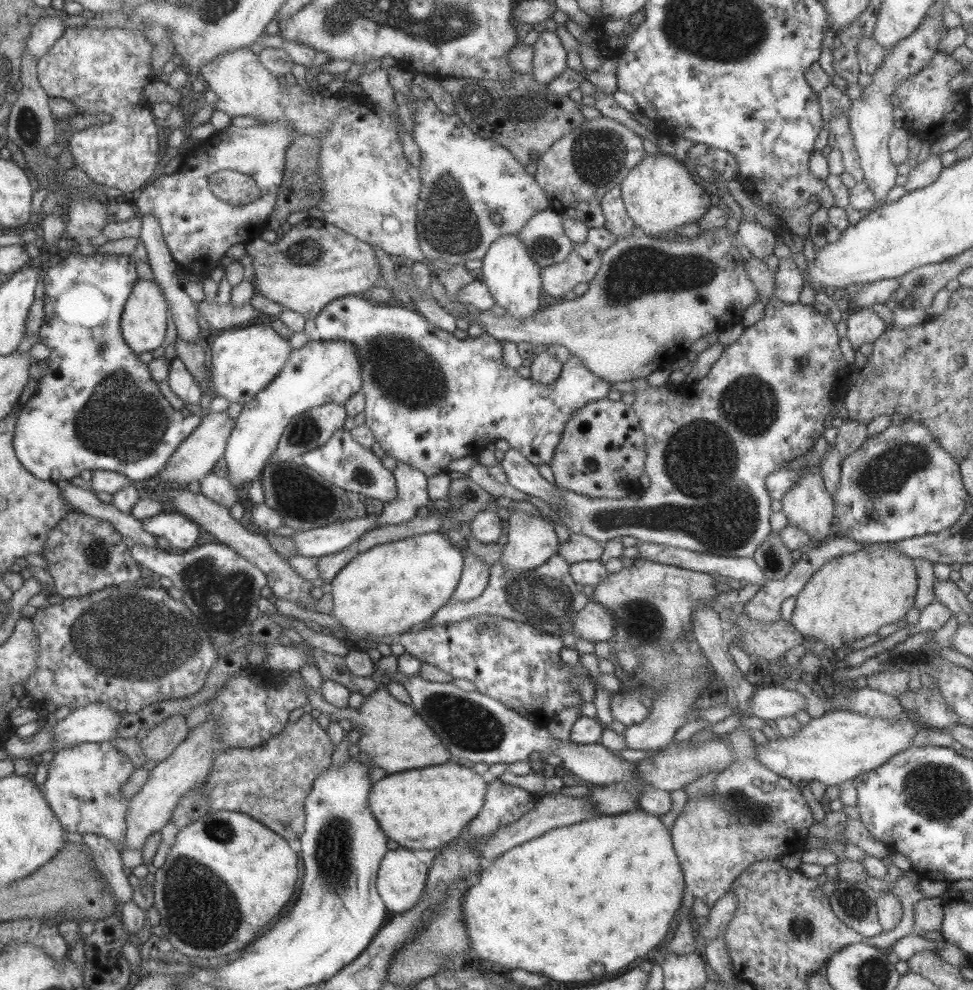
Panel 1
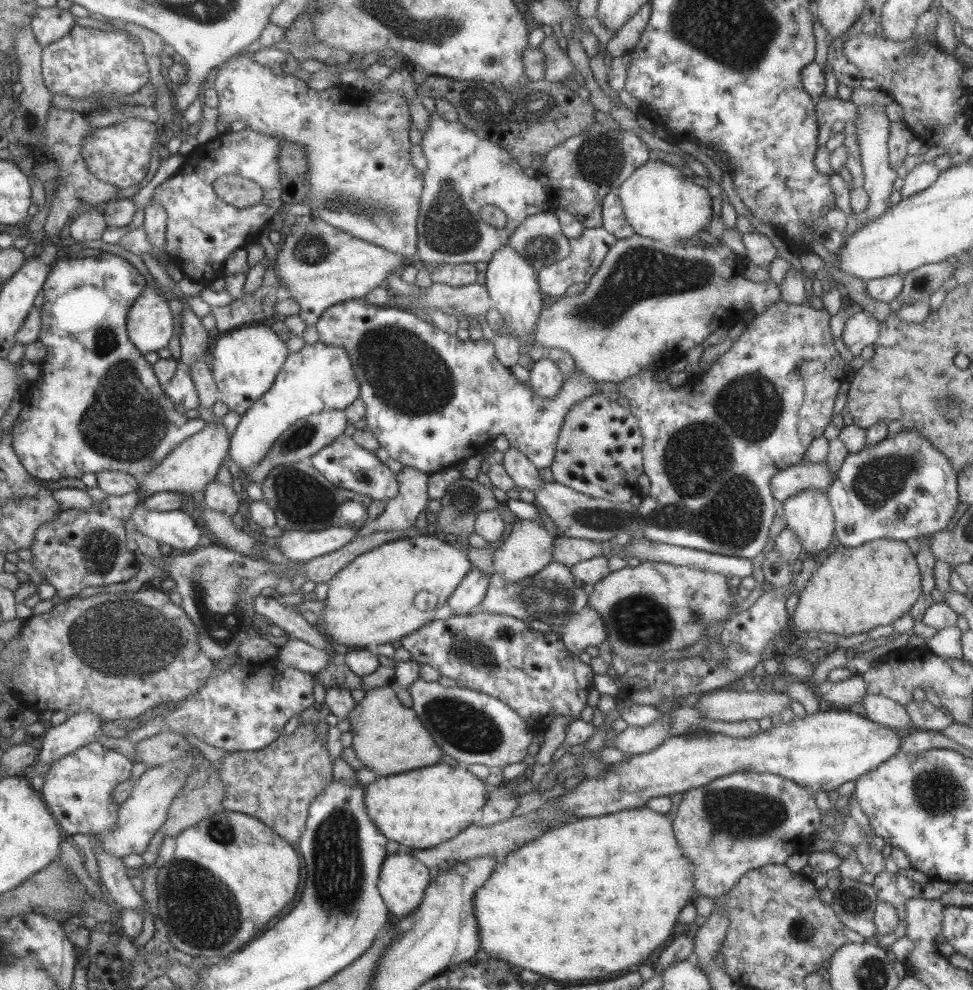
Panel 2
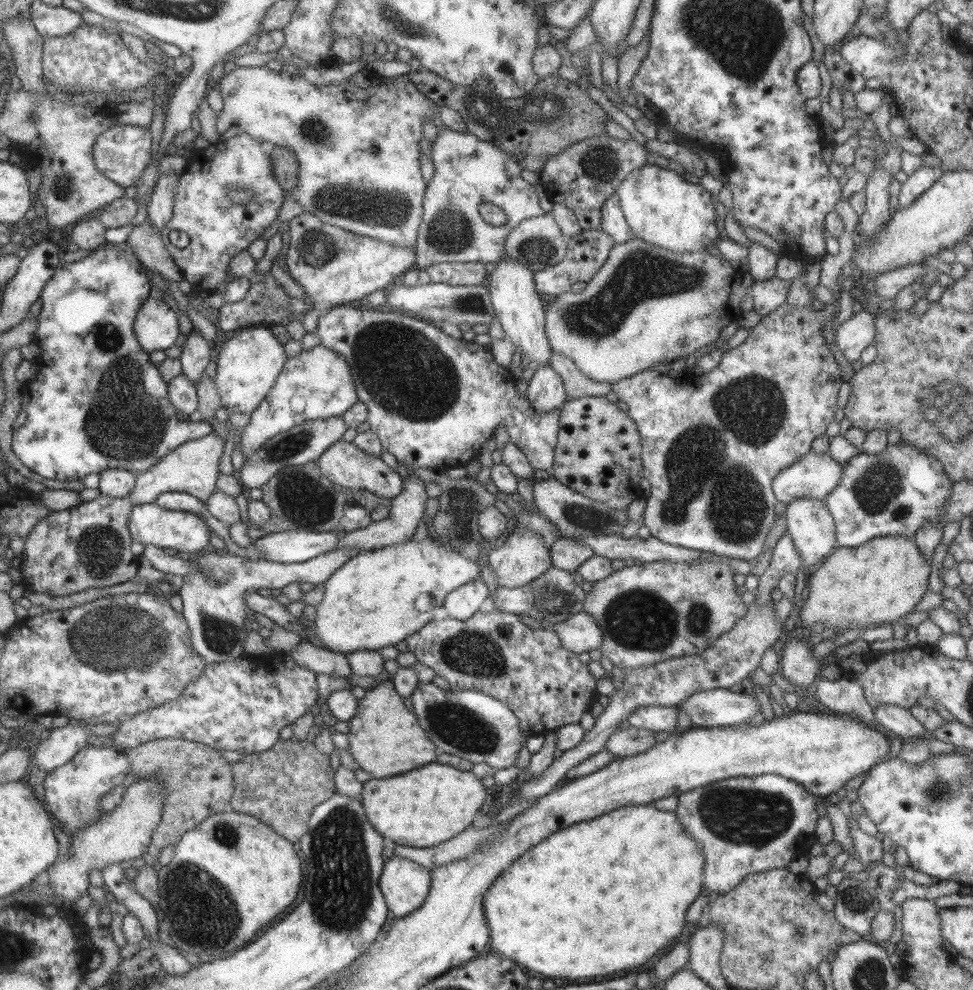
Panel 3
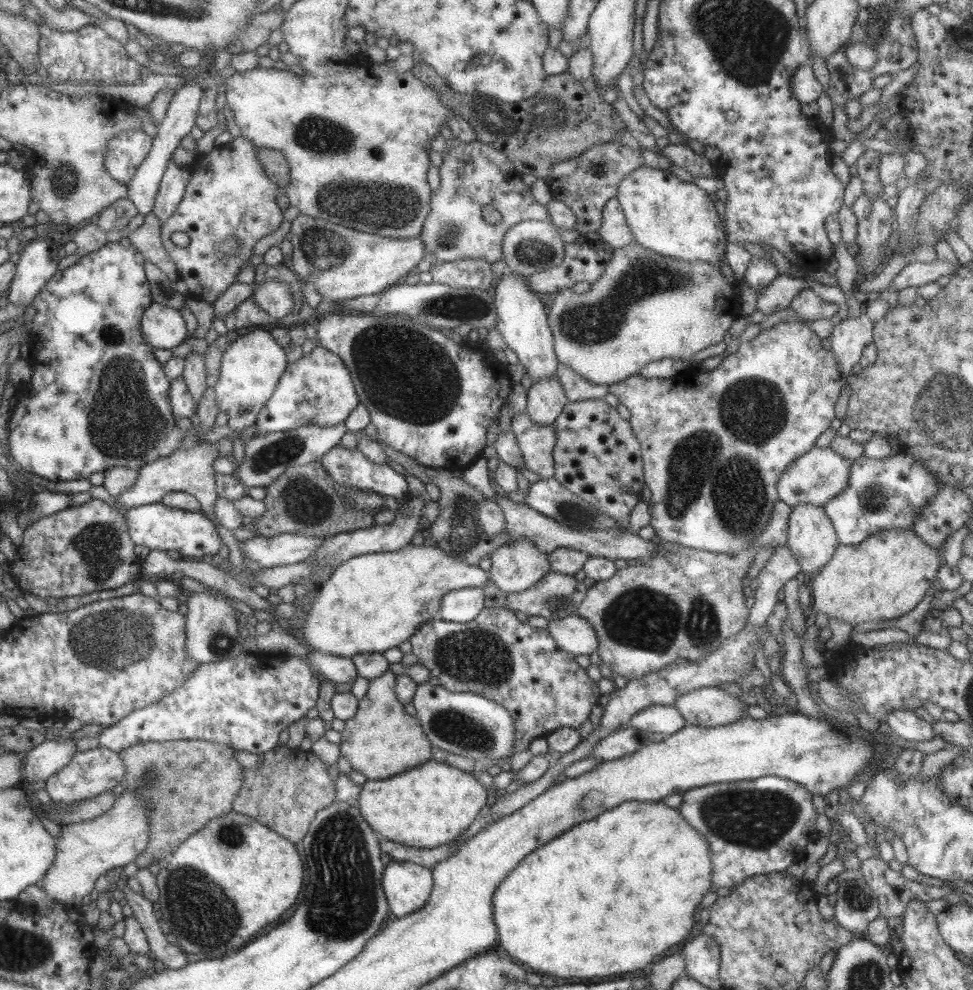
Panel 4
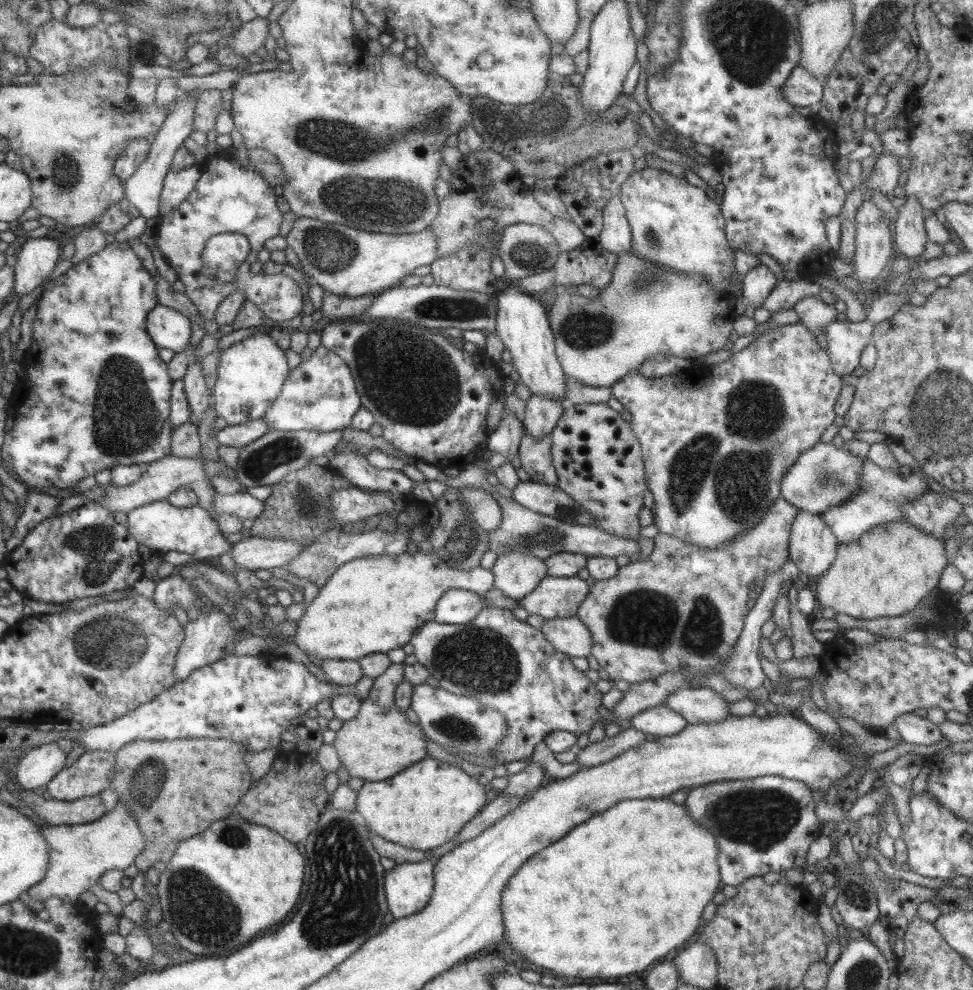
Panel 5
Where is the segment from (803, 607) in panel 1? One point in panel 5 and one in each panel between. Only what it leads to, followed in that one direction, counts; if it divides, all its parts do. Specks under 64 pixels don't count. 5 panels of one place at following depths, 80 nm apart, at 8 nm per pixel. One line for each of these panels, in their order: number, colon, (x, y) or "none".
2: (855, 589)
3: (881, 581)
4: (884, 577)
5: (888, 571)

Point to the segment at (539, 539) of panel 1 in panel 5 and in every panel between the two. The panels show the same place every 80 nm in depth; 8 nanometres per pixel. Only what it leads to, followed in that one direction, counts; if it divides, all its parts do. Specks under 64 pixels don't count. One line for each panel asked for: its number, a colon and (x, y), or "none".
2: (527, 550)
3: (524, 556)
4: (516, 566)
5: (515, 574)

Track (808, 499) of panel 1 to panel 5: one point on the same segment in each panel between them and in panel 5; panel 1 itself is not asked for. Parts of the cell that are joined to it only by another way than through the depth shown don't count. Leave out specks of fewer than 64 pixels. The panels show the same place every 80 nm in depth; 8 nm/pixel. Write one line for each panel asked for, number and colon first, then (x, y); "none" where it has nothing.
2: (808, 514)
3: (810, 526)
4: (811, 539)
5: (812, 547)

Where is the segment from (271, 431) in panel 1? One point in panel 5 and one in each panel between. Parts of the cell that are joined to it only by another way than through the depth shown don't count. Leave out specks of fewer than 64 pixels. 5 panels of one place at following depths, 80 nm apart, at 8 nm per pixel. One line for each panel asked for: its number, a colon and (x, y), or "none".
2: (317, 377)
3: (317, 383)
4: (316, 389)
5: (318, 394)

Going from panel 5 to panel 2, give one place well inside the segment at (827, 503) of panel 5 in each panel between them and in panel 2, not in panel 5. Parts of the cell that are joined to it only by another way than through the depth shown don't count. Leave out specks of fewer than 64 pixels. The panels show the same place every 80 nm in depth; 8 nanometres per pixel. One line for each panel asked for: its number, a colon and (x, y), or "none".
2: (795, 478)
3: (813, 475)
4: (813, 478)

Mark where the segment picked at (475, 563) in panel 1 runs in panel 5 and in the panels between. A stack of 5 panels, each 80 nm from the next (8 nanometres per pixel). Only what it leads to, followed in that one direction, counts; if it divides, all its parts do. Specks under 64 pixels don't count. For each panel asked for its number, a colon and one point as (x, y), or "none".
2: (463, 601)
3: (463, 602)
4: (462, 605)
5: (455, 606)

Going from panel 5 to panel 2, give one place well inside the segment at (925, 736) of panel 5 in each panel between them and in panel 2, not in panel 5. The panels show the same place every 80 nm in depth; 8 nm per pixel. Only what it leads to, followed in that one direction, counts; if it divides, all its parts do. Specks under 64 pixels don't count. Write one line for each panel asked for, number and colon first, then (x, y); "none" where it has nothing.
2: (878, 708)
3: (899, 721)
4: (904, 724)

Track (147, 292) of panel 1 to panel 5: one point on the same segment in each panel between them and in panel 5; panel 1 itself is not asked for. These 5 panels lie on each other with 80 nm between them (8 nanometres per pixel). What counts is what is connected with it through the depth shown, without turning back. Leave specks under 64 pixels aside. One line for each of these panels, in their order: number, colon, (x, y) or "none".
2: (148, 322)
3: (155, 326)
4: (161, 327)
5: (167, 328)

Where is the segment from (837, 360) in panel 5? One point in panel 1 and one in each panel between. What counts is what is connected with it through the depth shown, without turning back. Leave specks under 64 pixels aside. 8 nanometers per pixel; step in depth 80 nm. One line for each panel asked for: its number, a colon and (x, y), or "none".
1: (863, 325)
2: (861, 329)
3: (856, 333)
4: (848, 338)

